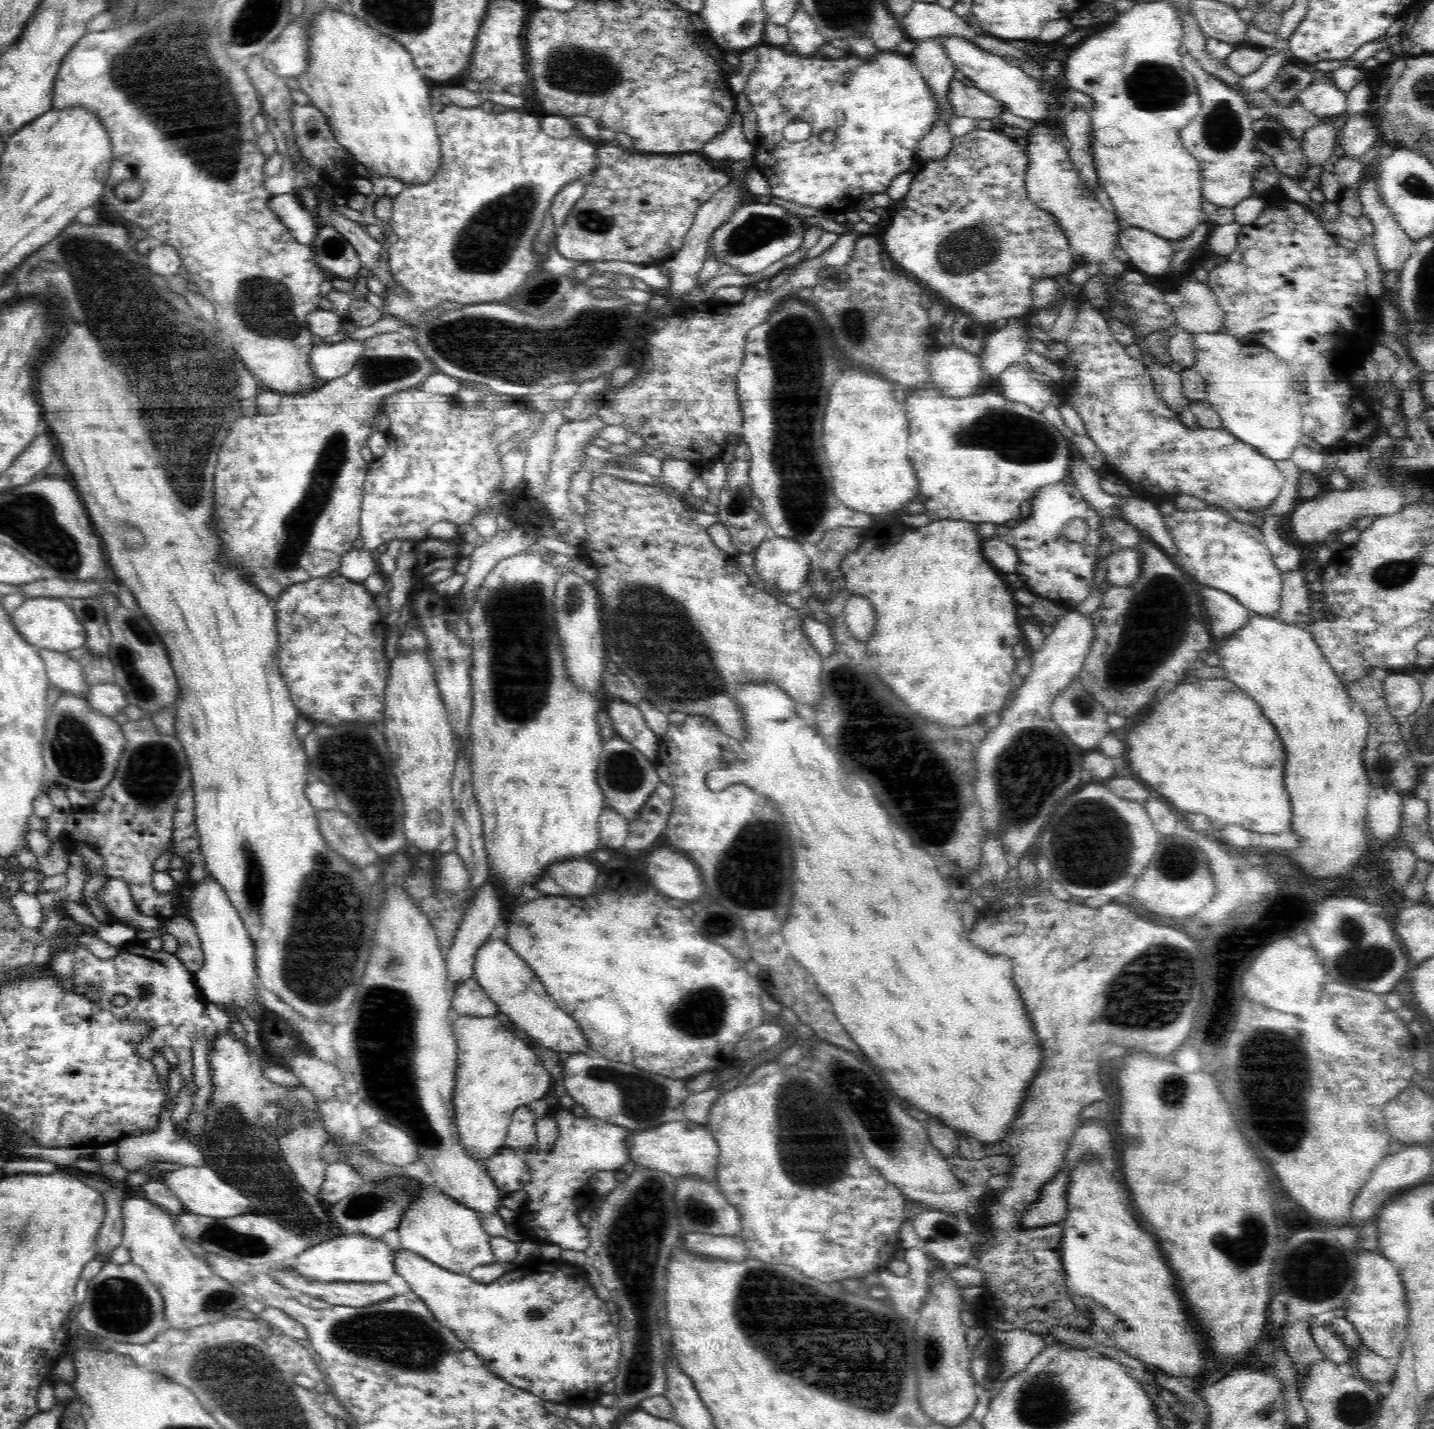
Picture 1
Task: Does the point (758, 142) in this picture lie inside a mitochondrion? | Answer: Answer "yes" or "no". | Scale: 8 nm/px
no

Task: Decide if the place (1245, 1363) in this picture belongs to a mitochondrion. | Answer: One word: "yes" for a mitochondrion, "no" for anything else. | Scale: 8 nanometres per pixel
no

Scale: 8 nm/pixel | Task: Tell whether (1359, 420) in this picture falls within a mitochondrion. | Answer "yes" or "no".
no

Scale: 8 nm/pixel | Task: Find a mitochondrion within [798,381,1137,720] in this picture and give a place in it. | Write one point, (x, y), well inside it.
(1013, 437)

